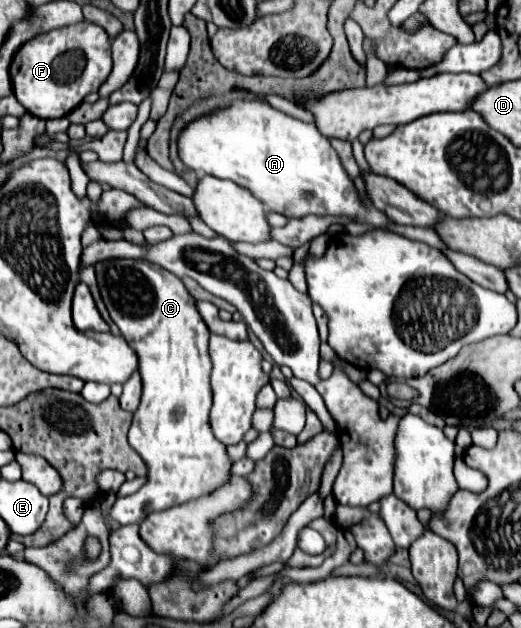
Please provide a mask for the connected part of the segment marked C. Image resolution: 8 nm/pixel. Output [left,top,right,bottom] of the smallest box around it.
[96,259,230,525]

